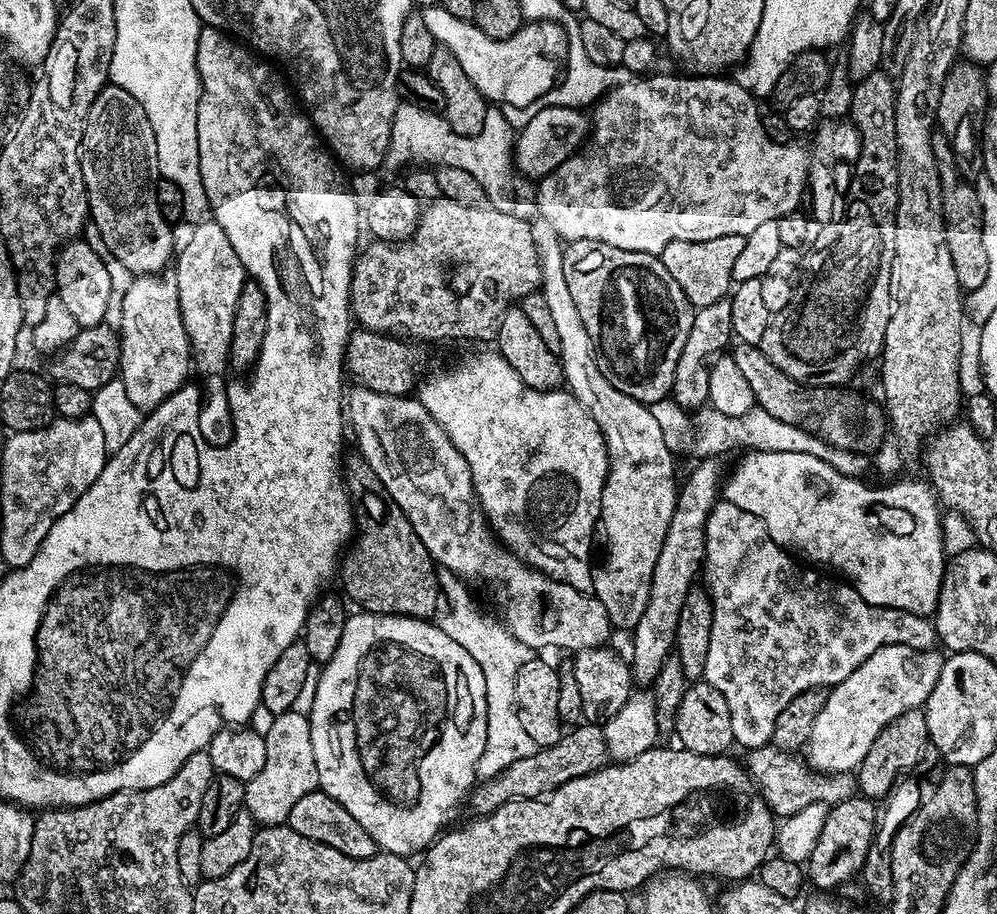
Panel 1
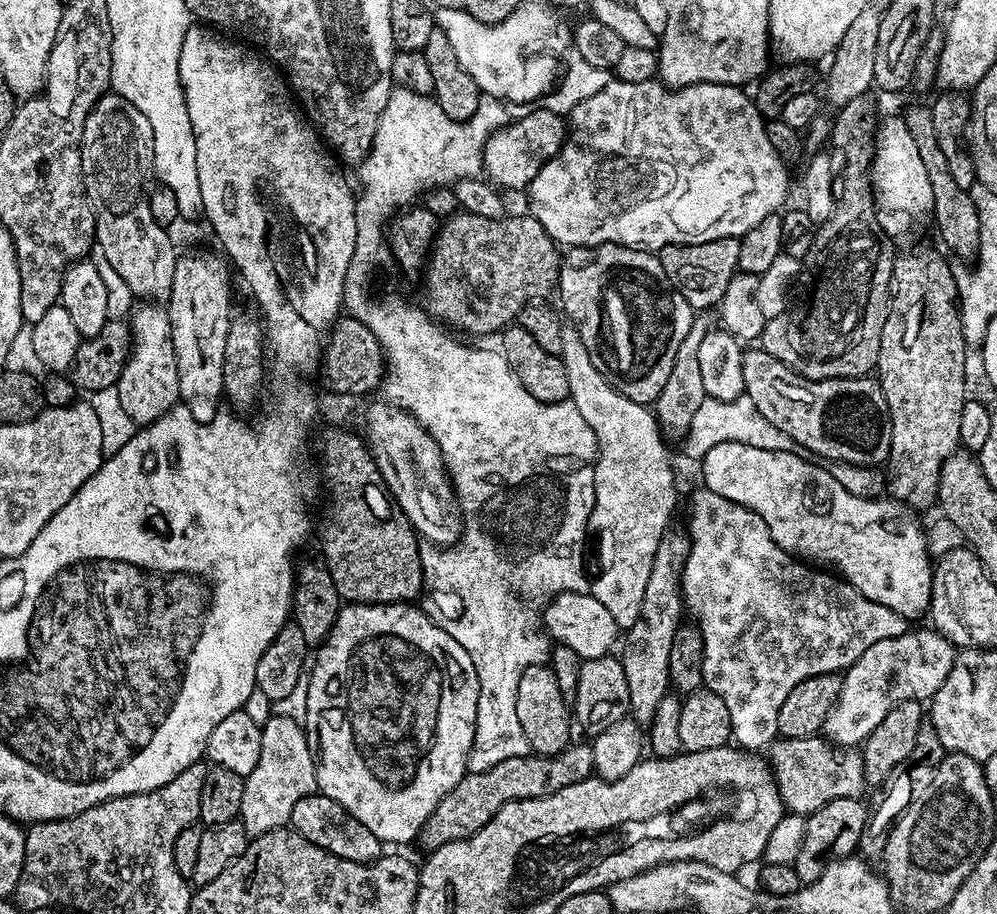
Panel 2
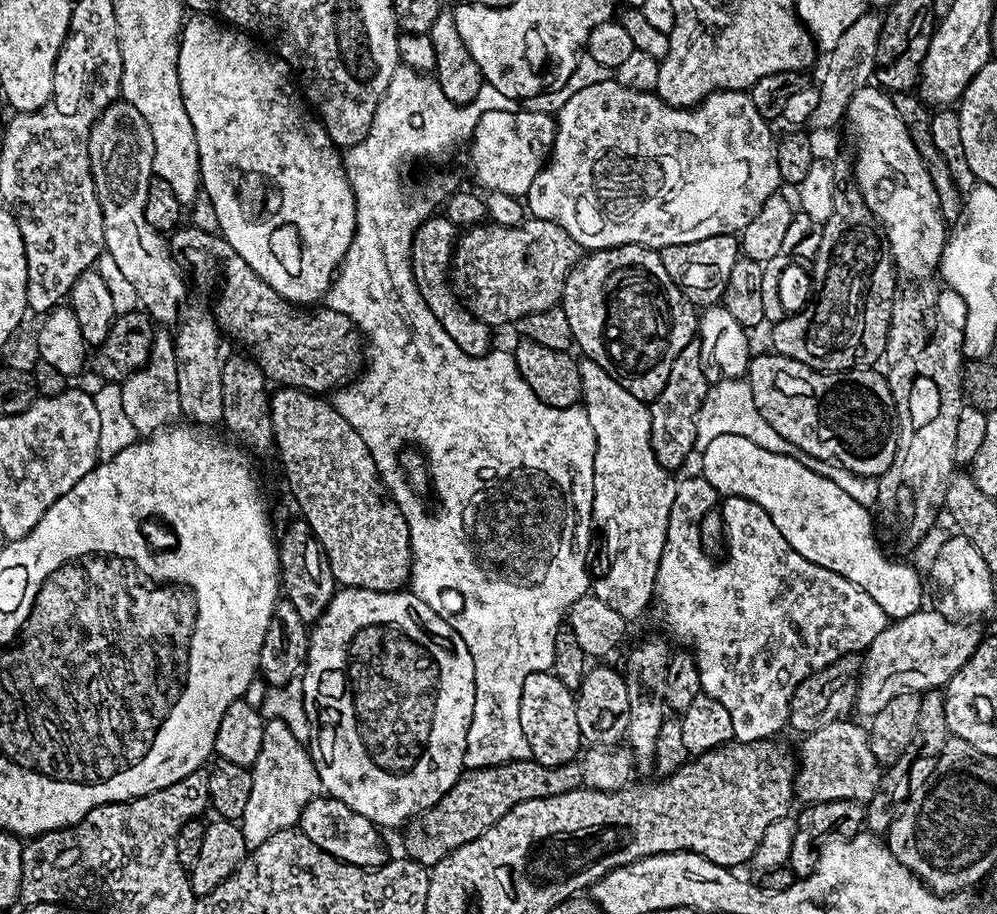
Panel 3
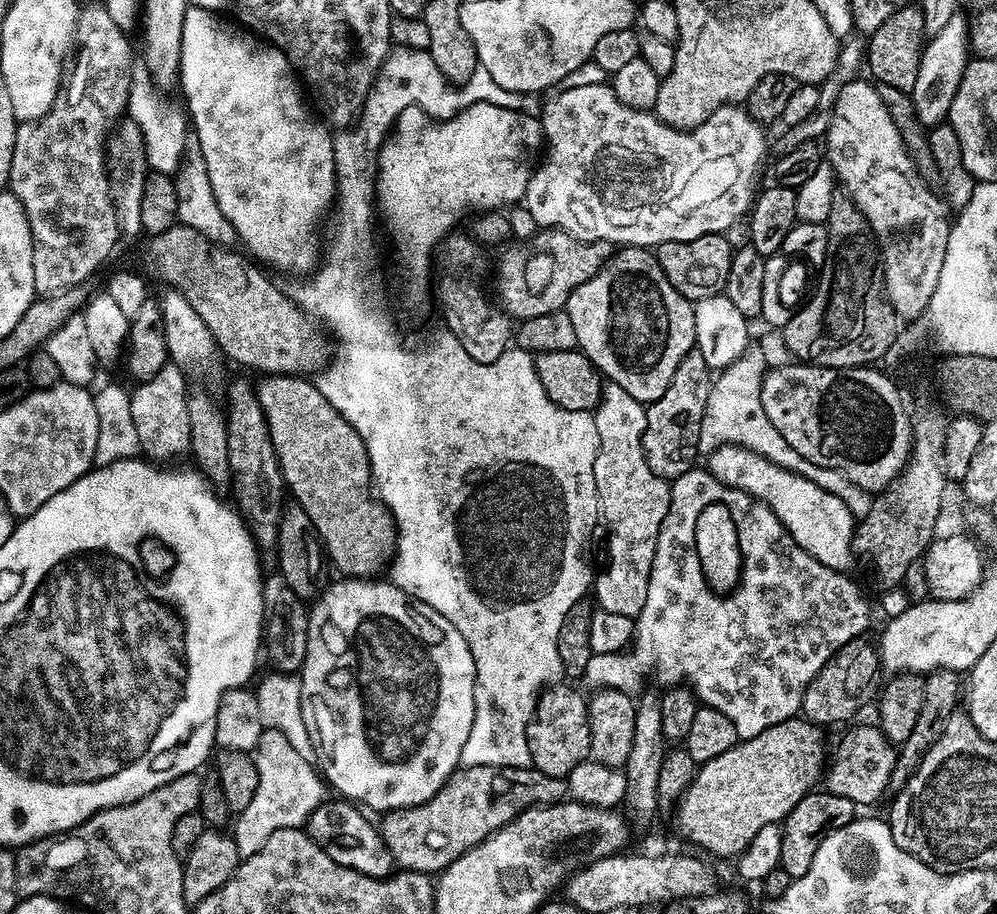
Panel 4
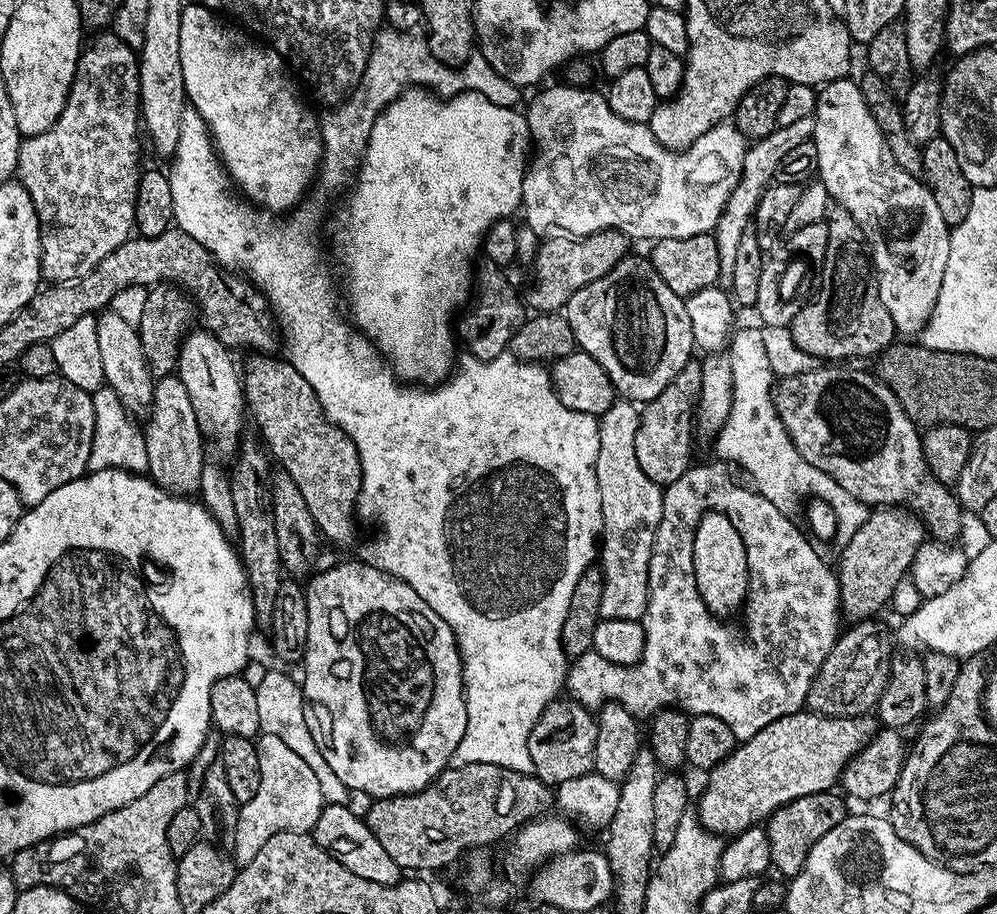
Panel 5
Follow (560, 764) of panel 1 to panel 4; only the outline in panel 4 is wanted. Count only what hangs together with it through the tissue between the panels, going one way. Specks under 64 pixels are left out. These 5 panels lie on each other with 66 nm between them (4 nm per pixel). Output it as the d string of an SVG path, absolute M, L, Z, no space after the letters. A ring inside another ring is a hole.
M461 766L438 794L413 808L383 813L381 820L384 821L379 821L378 827L393 861L401 869L439 874L464 852L506 826L518 813L541 804L561 803L567 796L568 781L565 777L542 774L537 768Z

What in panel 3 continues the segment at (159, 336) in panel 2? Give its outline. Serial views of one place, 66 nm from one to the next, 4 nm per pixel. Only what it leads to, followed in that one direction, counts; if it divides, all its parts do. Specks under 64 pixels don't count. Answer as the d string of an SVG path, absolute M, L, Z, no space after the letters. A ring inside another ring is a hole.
M160 330L152 337L150 358L137 372L131 372L119 385L122 394L122 407L130 422L134 422L134 430L141 437L148 438L165 428L175 425L181 419L180 402L178 400L178 366L176 365L176 345L167 331Z

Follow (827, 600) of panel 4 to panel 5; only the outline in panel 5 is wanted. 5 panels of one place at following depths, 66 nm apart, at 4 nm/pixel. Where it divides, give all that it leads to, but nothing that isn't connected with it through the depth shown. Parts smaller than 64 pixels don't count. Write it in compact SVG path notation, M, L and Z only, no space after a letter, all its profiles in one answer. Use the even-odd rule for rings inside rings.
M715 462L716 464L699 464L693 463L686 470L686 474L682 474L682 478L678 478L678 482L667 485L663 489L664 509L662 510L662 522L656 531L654 538L654 546L650 554L650 574L648 575L648 605L642 617L644 625L644 649L642 650L642 658L637 664L615 664L606 658L602 658L602 654L597 652L587 652L581 656L575 657L569 663L566 673L566 692L571 699L577 700L580 705L589 710L599 710L605 704L611 702L626 706L626 710L630 710L632 715L637 718L651 717L662 708L671 708L673 706L686 712L692 716L713 716L714 718L722 718L722 722L726 722L726 726L730 726L730 730L734 730L737 741L743 742L754 738L754 734L758 734L758 730L762 730L766 726L770 726L770 722L778 722L778 718L789 716L795 712L801 711L805 707L808 698L808 688L812 684L812 679L818 674L818 670L822 666L822 662L826 658L826 654L830 654L830 650L836 645L836 640L840 637L842 631L842 609L840 606L840 581L837 573L828 569L828 564L822 557L816 553L816 548L792 525L793 517L787 512L778 510L778 506L774 506L774 502L770 502L759 492L751 487L743 488L740 484L732 481L729 465L724 462ZM704 508L730 508L732 518L738 522L740 532L744 534L744 538L748 540L748 548L750 548L750 562L752 562L752 572L754 572L754 590L756 594L748 594L748 644L742 644L738 640L738 636L732 630L722 628L718 622L714 622L702 608L698 594L694 590L692 584L692 570L690 570L690 548L692 548L692 530L694 524L700 516L700 512Z

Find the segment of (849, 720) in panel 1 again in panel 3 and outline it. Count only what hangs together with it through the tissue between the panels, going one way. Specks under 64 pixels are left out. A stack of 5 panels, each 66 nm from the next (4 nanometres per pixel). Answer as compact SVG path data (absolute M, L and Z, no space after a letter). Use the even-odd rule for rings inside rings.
M927 610L910 614L910 618L891 621L888 628L882 630L882 634L878 634L878 638L874 638L872 645L863 653L860 678L856 686L855 711L860 711L865 718L871 718L878 714L878 710L882 710L882 706L886 706L886 702L890 702L890 698L898 698L907 692L923 694L932 689L943 689L949 678L962 670L981 639L981 633L971 632L960 624L951 624L946 617Z

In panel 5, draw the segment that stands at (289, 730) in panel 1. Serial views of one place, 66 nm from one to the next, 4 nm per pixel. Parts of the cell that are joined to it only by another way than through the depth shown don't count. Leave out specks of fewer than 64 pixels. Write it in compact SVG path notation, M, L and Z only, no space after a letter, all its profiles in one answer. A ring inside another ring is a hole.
M263 734L255 741L258 754L258 791L250 802L239 805L238 826L230 845L230 855L237 865L243 866L274 838L274 834L283 832L311 833L318 822L318 814L325 806L322 786L314 778L314 770L274 734Z

